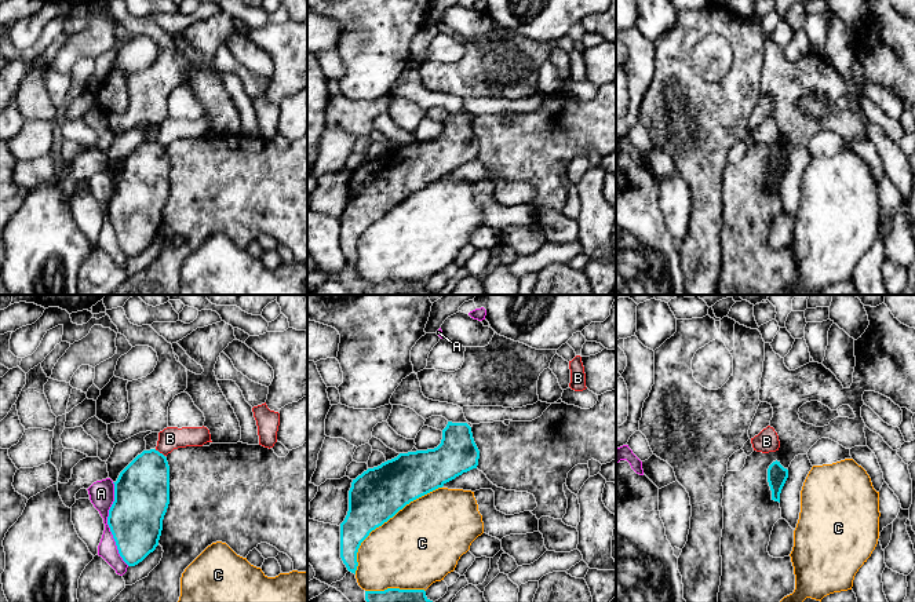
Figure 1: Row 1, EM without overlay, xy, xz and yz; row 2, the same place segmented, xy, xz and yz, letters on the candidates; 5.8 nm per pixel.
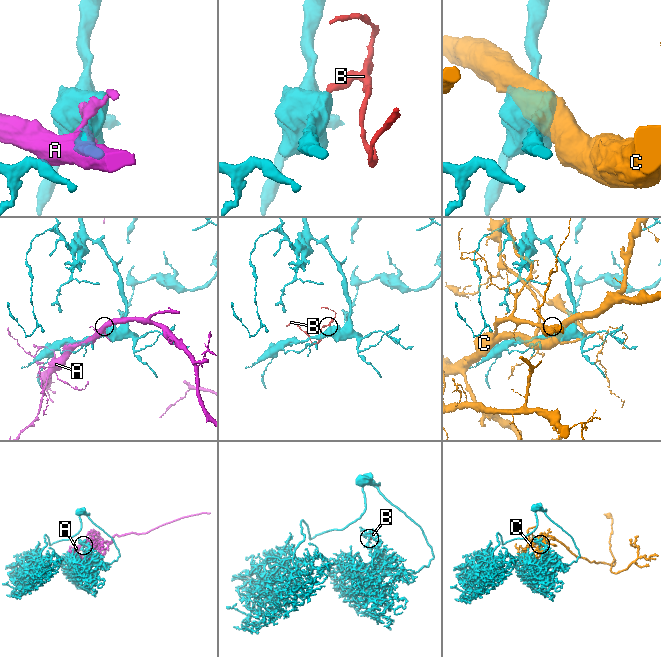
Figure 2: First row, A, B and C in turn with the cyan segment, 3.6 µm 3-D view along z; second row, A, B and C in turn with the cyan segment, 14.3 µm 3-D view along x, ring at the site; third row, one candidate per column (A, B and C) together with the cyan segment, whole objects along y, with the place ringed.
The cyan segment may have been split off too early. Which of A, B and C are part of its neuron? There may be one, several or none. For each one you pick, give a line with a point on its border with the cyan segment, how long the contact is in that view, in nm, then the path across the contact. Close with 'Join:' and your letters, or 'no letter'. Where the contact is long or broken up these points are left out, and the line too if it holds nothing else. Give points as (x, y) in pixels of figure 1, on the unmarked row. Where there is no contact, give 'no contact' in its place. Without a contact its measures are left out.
Join: no letter

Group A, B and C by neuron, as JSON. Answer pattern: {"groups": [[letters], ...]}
{"groups": [["A"], ["B"], ["C"]]}

